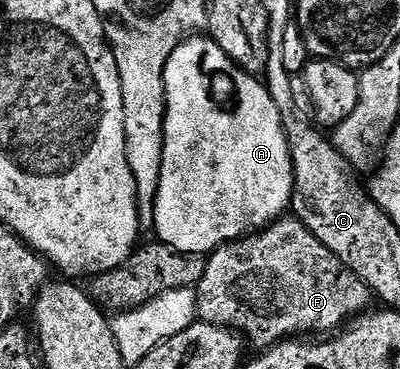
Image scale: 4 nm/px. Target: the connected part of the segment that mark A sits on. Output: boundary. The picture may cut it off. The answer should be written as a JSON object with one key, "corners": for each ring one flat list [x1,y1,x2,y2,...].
{"corners":[[189,36,178,44,178,48,174,48,166,64,164,95,166,106,164,107,162,172,158,180,156,202,152,205,151,220,151,225,156,226,155,237,183,254,207,256,219,246,225,246,228,242,237,242,242,237,271,226,276,219,285,217,286,211,292,204,296,181,292,171,292,153,288,147,288,134,284,131,284,121,278,112,278,104,274,104,267,85,257,75,247,74,242,67,236,66,234,60,230,60,230,56,226,56,226,52,222,52,222,48,218,48,218,44,213,42,211,37]]}

